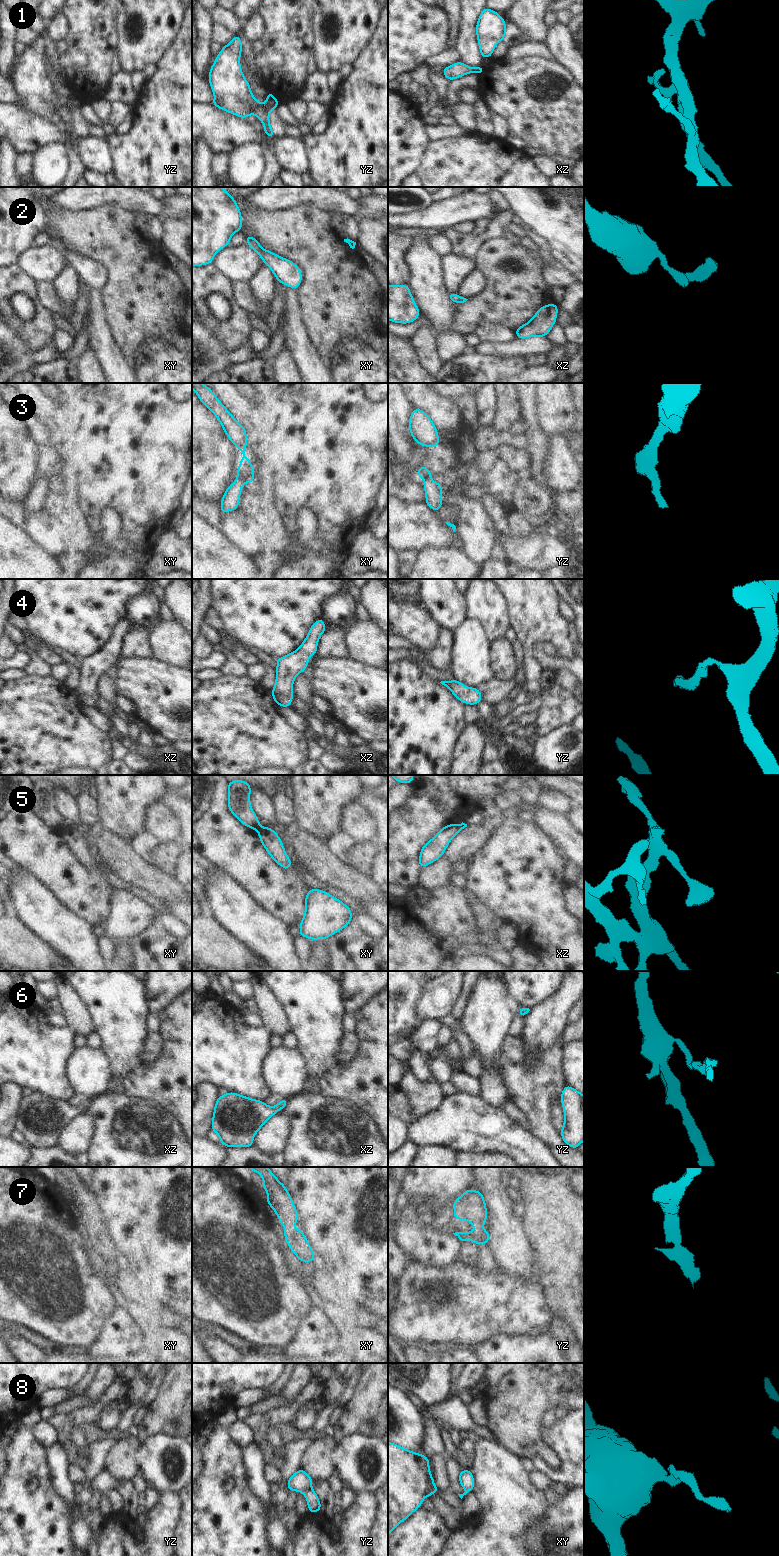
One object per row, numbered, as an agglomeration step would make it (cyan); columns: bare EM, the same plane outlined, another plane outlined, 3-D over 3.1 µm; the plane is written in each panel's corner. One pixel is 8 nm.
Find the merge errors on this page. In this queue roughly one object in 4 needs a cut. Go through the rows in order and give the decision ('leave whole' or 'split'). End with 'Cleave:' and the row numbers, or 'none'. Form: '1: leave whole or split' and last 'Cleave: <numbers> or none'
1: split
2: leave whole
3: leave whole
4: leave whole
5: leave whole
6: leave whole
7: leave whole
8: split
Cleave: 1, 8

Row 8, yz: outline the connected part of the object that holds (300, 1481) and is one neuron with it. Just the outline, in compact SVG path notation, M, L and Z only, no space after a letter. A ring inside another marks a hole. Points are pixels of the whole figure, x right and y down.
M302 1468L295 1472L287 1480L289 1492L290 1491L303 1492L311 1488L312 1483L313 1483L312 1478Z

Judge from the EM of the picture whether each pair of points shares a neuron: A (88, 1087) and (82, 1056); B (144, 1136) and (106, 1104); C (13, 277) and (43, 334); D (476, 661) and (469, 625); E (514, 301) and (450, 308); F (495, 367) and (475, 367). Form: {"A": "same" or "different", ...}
{"A": "same", "B": "same", "C": "same", "D": "same", "E": "different", "F": "same"}

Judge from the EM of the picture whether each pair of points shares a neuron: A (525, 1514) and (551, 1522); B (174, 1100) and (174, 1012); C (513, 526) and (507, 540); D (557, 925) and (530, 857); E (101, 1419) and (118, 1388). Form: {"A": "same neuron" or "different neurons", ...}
{"A": "different neurons", "B": "same neuron", "C": "different neurons", "D": "same neuron", "E": "different neurons"}

